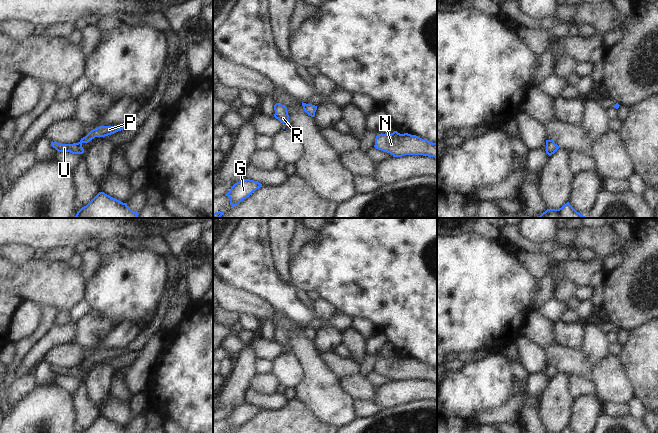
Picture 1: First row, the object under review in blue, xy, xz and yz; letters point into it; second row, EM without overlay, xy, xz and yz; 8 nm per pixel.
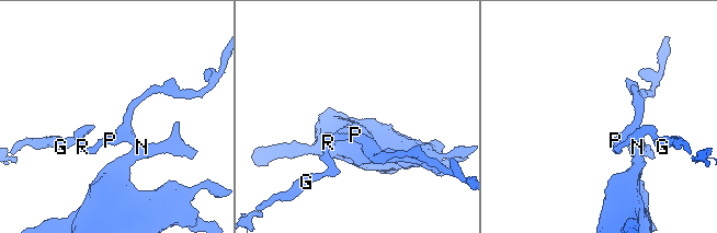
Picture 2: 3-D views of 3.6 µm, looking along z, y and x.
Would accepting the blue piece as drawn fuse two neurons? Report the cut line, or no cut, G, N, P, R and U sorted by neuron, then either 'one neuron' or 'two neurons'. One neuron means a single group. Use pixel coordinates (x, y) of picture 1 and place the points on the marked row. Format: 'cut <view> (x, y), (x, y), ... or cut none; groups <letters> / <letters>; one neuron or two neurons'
cut none; groups G N P R U; one neuron

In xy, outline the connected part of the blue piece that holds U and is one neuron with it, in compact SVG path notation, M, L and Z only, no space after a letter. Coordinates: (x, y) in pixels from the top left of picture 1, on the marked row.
M119 125L119 126L99 126L96 129L91 130L85 137L81 138L78 143L73 144L62 144L58 142L51 142L51 146L55 148L58 152L70 152L72 154L83 154L84 149L82 147L83 143L88 143L95 137L105 137L111 134L114 134L118 131L121 131L128 126Z

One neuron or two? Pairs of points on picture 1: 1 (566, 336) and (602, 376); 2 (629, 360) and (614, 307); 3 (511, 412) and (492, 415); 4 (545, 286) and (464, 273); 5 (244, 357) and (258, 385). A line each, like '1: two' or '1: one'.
1: two
2: two
3: one
4: two
5: two

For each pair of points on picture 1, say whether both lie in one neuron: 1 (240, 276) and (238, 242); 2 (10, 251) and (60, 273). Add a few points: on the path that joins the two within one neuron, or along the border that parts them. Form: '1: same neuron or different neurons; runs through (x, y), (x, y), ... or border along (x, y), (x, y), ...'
1: same neuron; runs through (240, 268), (240, 250)
2: different neurons; border along (30, 258), (19, 265), (10, 262)

